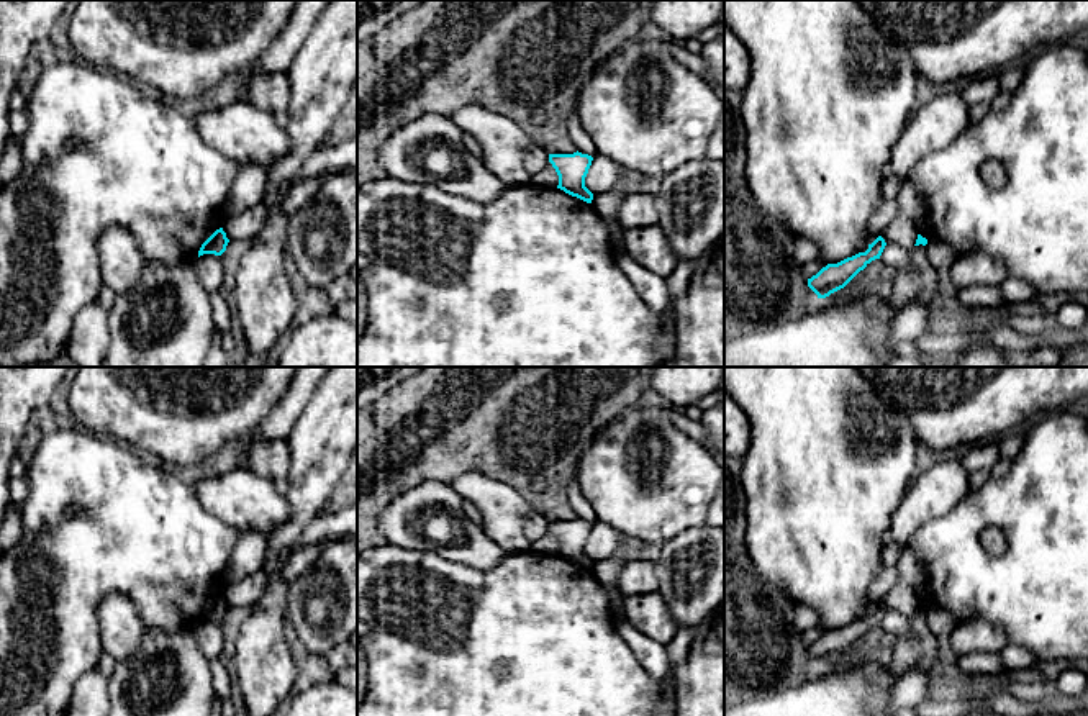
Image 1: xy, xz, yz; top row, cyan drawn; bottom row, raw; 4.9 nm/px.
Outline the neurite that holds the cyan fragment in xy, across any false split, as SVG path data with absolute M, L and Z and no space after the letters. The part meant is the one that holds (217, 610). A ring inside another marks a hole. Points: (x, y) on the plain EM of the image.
M220 595L202 611L198 624L203 621L221 623L226 618L228 610L226 600Z

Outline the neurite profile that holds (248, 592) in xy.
M261 569L247 578L223 587L223 598L229 608L254 606L269 587L272 577Z

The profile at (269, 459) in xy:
M251 437L244 442L244 467L259 477L285 480L290 470L290 447L285 439Z

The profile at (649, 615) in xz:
M659 591L623 598L619 611L639 632L662 644L669 644L678 631L678 624Z

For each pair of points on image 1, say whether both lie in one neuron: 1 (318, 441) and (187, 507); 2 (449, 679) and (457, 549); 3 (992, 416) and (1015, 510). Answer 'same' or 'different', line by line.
1: different
2: different
3: different

